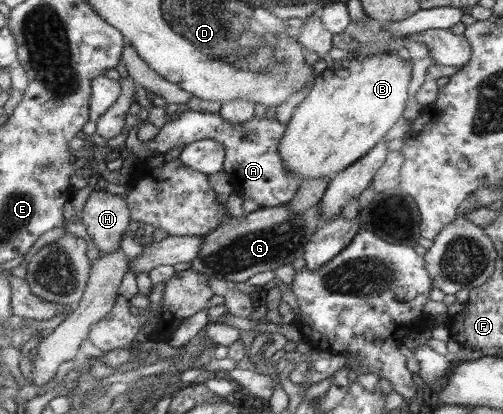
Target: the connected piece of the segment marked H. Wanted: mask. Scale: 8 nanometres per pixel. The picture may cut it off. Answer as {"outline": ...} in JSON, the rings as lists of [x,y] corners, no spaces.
{"outline":[[[107,187],[92,191],[80,214],[87,233],[100,250],[100,257],[120,249],[122,236],[129,232],[131,215],[121,191]]]}

